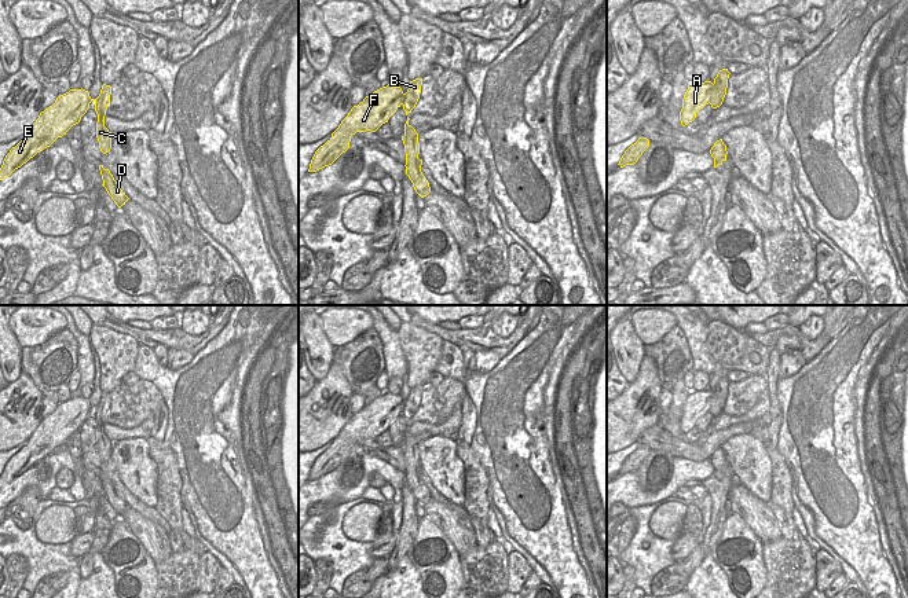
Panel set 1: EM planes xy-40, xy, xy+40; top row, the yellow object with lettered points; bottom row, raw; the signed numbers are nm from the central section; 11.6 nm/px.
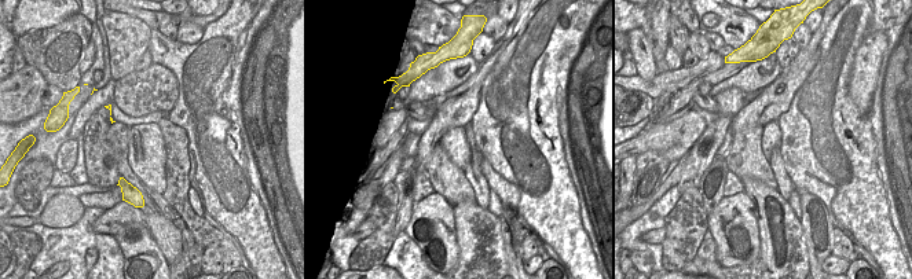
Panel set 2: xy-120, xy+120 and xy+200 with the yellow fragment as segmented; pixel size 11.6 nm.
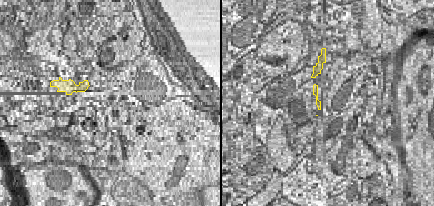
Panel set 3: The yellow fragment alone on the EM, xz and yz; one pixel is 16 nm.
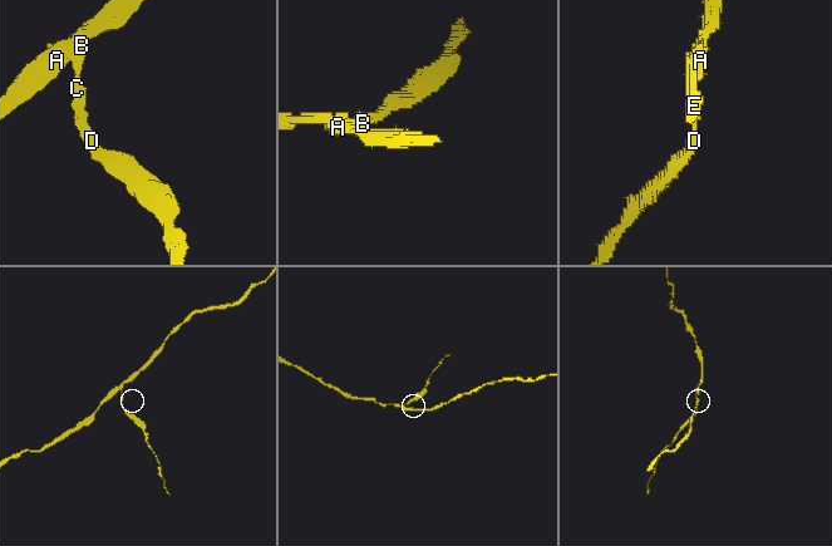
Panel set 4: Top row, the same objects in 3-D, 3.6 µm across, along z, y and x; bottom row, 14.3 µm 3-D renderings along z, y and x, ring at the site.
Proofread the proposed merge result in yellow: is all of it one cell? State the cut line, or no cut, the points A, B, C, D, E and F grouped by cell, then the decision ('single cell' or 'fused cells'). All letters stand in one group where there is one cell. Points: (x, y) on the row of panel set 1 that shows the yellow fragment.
cut in xy+40 along (714, 84), (714, 92), (709, 102); A E F / B C D; fused cells

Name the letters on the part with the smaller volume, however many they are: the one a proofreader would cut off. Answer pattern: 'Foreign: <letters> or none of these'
Foreign: B, C, D

